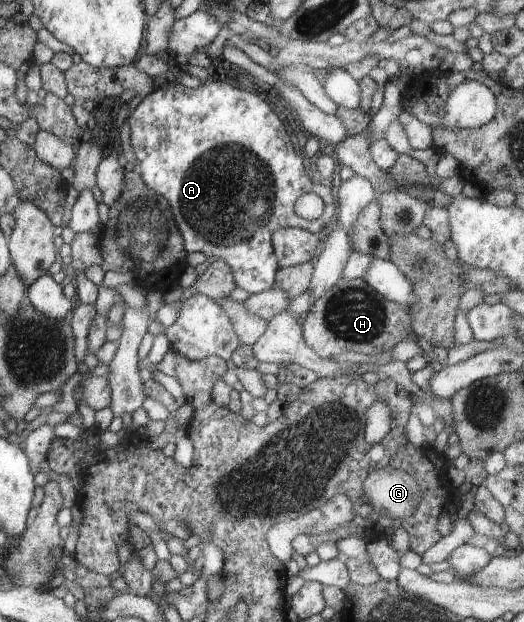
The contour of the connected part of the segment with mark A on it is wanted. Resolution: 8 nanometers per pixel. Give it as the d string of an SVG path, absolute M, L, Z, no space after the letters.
M211 79L207 83L202 83L198 88L187 88L183 85L170 86L167 88L154 88L148 95L142 98L140 104L132 111L128 117L128 125L131 131L131 146L137 159L138 170L141 171L144 183L155 192L159 192L161 196L168 199L172 211L174 211L175 222L179 226L179 230L183 232L183 239L186 243L188 252L201 251L209 260L222 260L230 266L234 283L248 291L251 296L265 292L274 287L275 277L280 270L278 256L275 254L274 244L271 237L276 230L280 228L295 227L303 230L311 231L313 234L322 233L322 227L328 225L328 221L332 219L334 213L324 211L322 216L317 220L307 220L296 214L294 211L294 203L301 195L305 193L316 193L318 197L322 197L326 205L334 201L330 188L322 185L314 185L306 173L306 165L300 153L294 151L288 133L284 133L282 129L282 121L278 119L278 115L258 97L258 95L250 95L245 90L236 89L225 81Z

